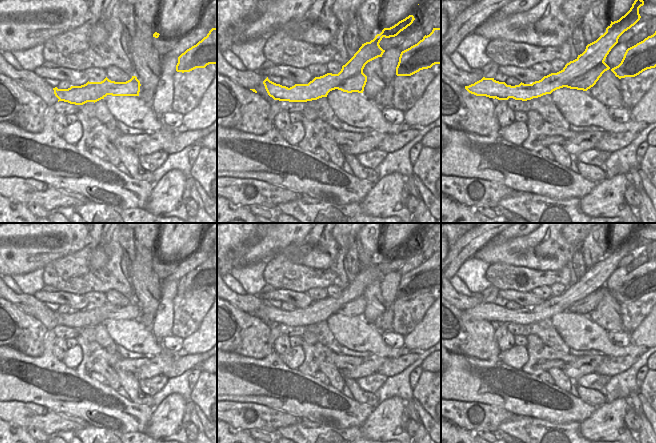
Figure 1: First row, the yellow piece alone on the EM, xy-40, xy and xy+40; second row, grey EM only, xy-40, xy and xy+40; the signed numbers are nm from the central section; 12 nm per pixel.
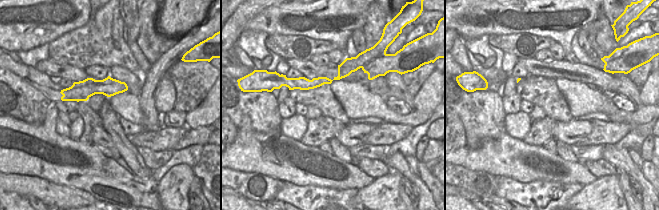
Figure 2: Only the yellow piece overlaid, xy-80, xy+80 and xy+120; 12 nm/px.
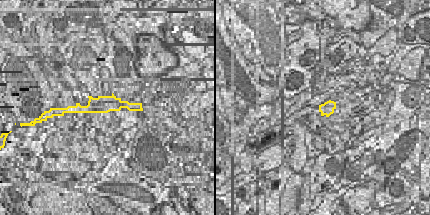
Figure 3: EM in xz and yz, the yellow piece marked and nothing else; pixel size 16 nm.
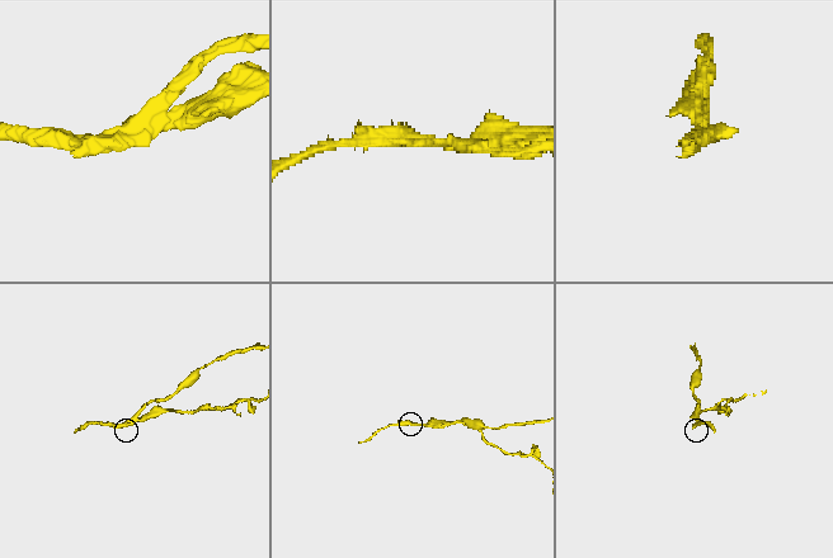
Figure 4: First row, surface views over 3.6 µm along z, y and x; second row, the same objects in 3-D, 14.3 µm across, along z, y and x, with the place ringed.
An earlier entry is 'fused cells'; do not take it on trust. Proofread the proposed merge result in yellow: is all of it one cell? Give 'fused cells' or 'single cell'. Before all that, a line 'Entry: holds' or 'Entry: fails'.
Entry: holds
fused cells

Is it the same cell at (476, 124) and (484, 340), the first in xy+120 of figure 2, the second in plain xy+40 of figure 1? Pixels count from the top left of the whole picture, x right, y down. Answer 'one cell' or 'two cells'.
one cell

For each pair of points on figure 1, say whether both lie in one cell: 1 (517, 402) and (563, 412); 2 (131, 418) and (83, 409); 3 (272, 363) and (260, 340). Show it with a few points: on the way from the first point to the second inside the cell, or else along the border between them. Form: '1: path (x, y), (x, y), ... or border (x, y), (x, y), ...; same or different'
1: path (528, 404), (552, 409); same
2: path (119, 414), (108, 409), (95, 409); same
3: border (274, 349), (260, 359), (244, 355); different

